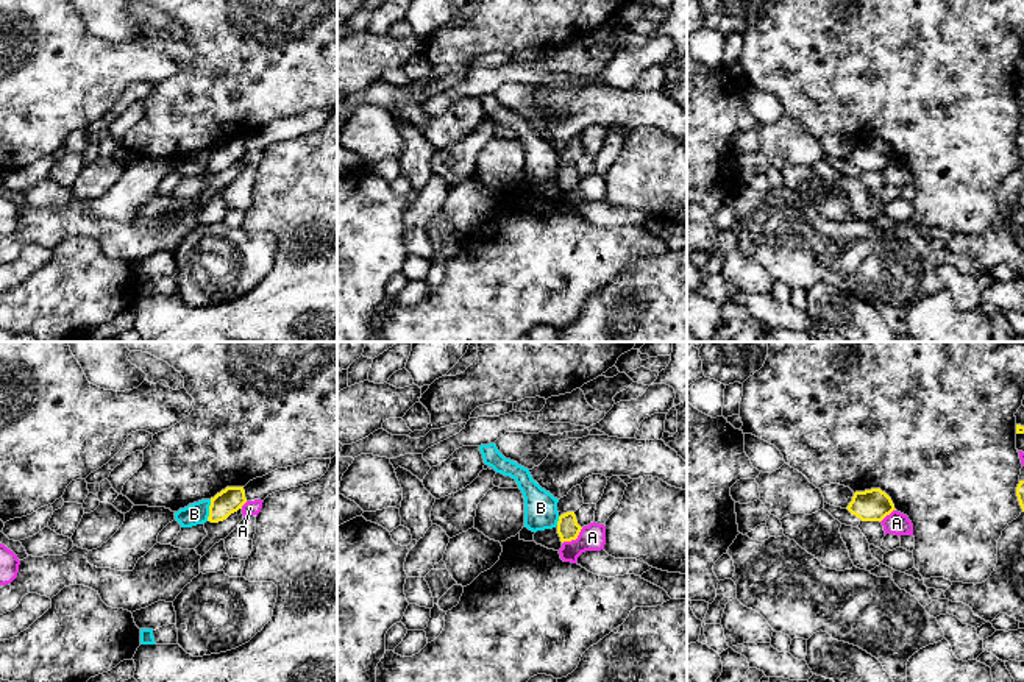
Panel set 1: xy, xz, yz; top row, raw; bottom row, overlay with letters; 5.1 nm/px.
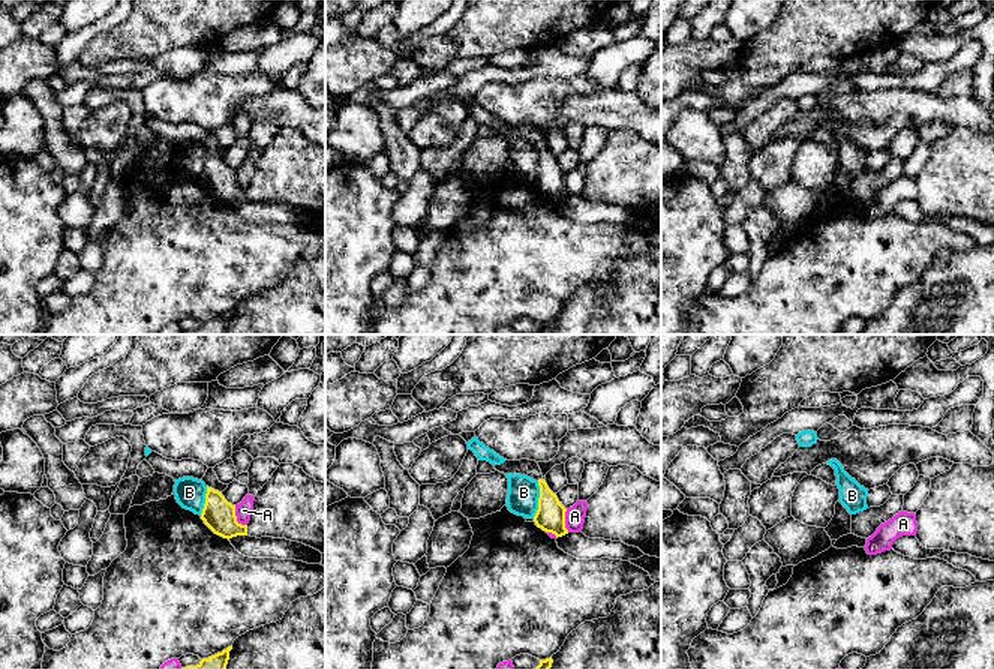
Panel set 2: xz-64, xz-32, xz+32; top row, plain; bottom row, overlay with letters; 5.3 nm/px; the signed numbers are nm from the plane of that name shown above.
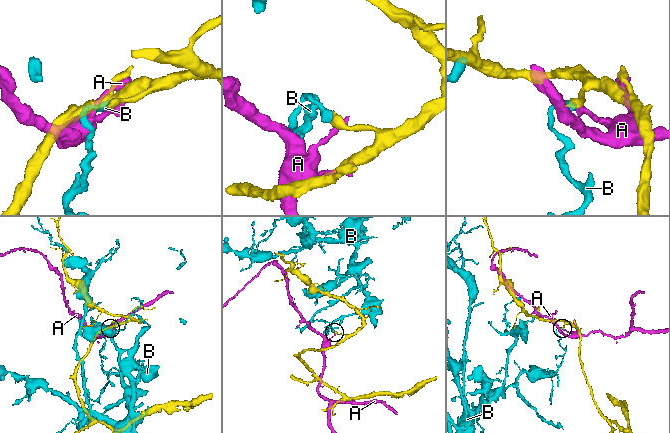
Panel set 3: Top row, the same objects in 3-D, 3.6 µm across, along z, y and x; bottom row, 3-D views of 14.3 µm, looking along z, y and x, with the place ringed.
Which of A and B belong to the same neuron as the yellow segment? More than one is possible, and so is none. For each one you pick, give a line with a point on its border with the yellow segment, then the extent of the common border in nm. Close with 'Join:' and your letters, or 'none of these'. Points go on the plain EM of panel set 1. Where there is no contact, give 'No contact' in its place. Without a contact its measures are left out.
Join: none of these

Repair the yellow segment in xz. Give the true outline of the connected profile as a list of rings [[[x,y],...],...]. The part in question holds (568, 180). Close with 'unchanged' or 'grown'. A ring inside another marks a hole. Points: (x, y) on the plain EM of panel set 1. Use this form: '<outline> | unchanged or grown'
[[[567,162],[559,167],[557,184],[559,184],[562,194],[576,190],[581,179],[582,178],[578,175],[574,162]]] | unchanged

